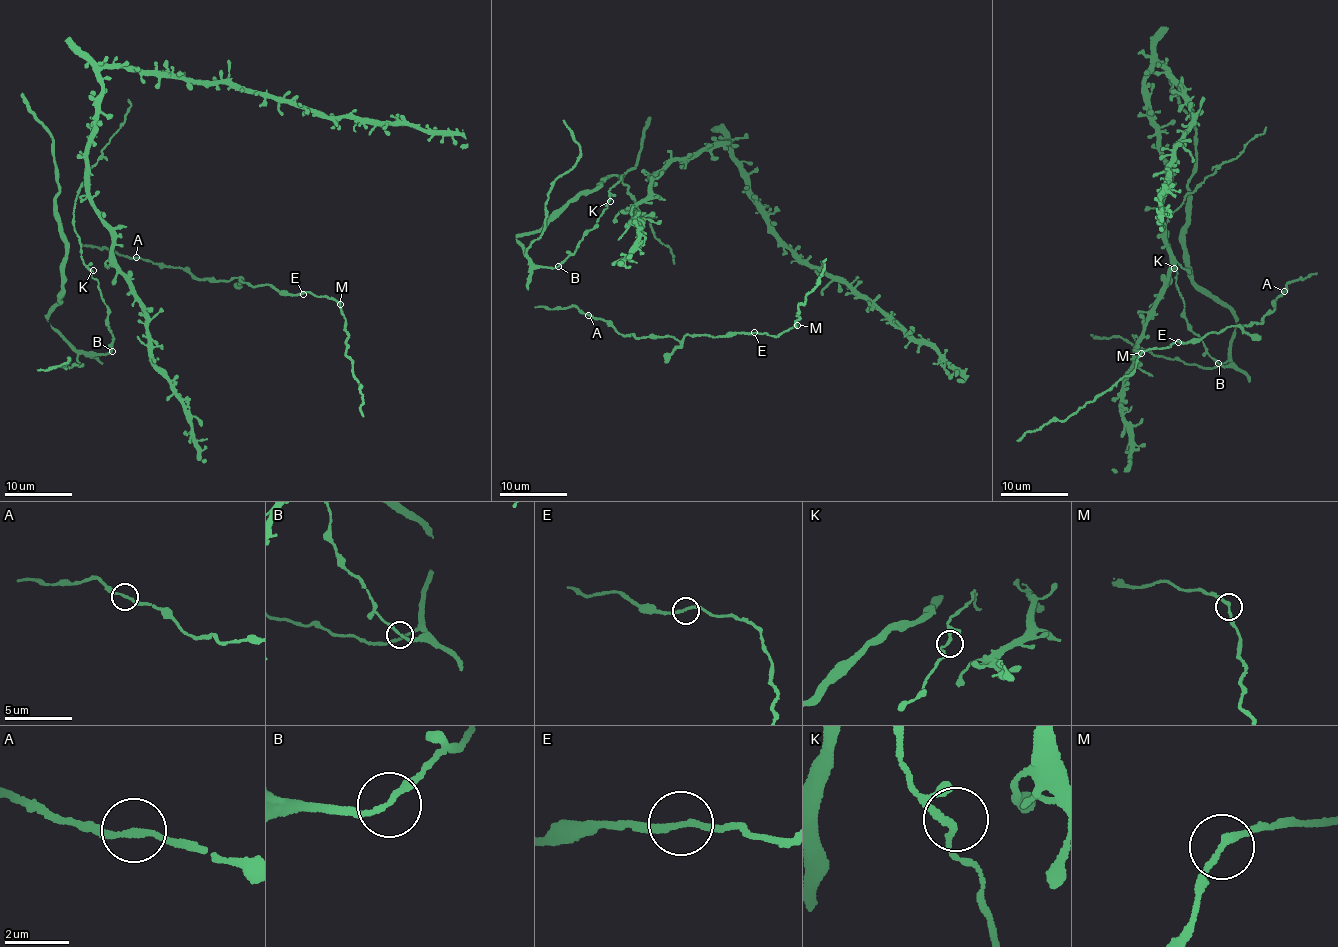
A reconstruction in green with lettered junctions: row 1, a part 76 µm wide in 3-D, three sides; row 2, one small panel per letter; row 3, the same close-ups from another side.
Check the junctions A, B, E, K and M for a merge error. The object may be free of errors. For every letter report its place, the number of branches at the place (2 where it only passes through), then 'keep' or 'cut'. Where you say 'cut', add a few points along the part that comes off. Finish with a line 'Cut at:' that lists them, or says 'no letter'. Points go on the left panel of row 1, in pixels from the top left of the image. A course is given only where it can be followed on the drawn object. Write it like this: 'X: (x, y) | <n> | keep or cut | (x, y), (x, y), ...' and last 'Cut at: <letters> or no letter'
A: (136, 257) | 2 | keep
B: (112, 351) | 2 | keep
E: (303, 294) | 2 | keep
K: (93, 270) | 2 | keep
M: (340, 304) | 2 | cut | (340, 304), (345, 320), (346, 355), (360, 384), (363, 416)
Cut at: M

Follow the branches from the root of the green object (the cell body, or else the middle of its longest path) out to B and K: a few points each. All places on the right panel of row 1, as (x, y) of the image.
B: (1187, 322), (1189, 329), (1204, 344), (1206, 353), (1218, 364)
K: (1187, 322), (1174, 268)

